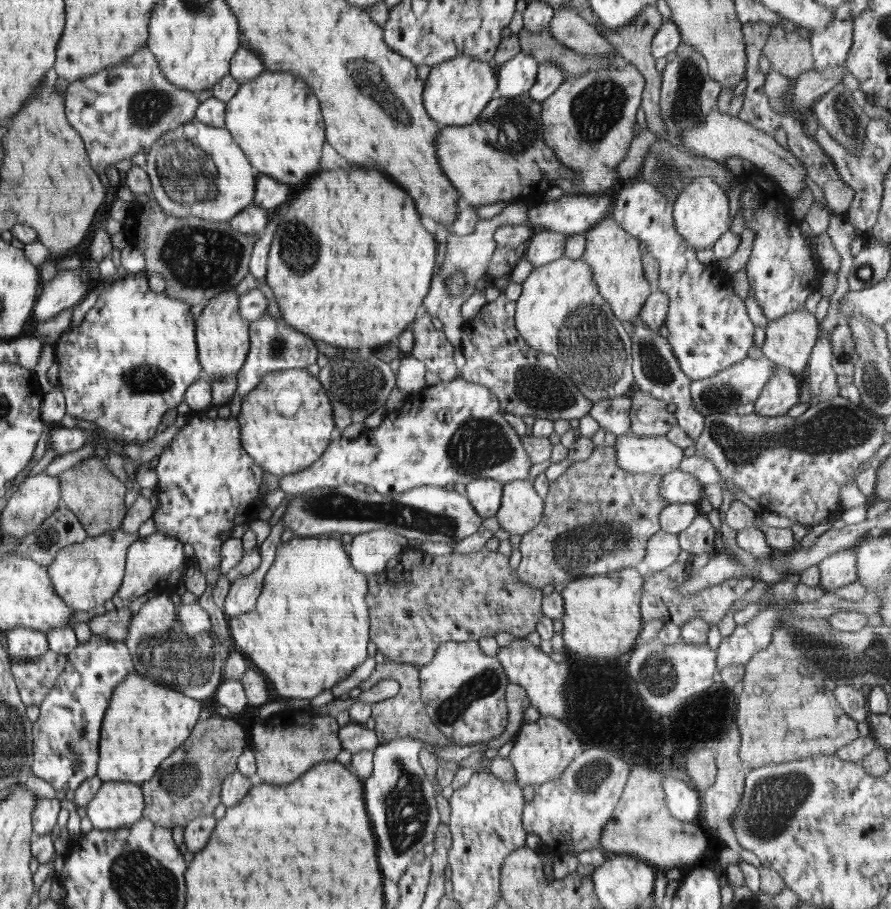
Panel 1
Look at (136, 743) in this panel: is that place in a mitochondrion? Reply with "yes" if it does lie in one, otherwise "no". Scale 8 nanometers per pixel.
no

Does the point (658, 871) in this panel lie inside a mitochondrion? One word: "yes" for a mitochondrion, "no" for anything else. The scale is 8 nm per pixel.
no

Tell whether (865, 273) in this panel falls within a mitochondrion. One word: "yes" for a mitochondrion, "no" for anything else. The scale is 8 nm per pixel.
yes

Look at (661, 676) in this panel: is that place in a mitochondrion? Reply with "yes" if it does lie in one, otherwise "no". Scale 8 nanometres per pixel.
yes

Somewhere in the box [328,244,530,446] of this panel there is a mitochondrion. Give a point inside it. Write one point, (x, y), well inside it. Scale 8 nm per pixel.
(453, 284)

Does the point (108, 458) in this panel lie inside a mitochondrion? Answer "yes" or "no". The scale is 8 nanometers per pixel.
no

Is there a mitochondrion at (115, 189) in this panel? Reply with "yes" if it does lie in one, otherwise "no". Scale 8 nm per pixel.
no

